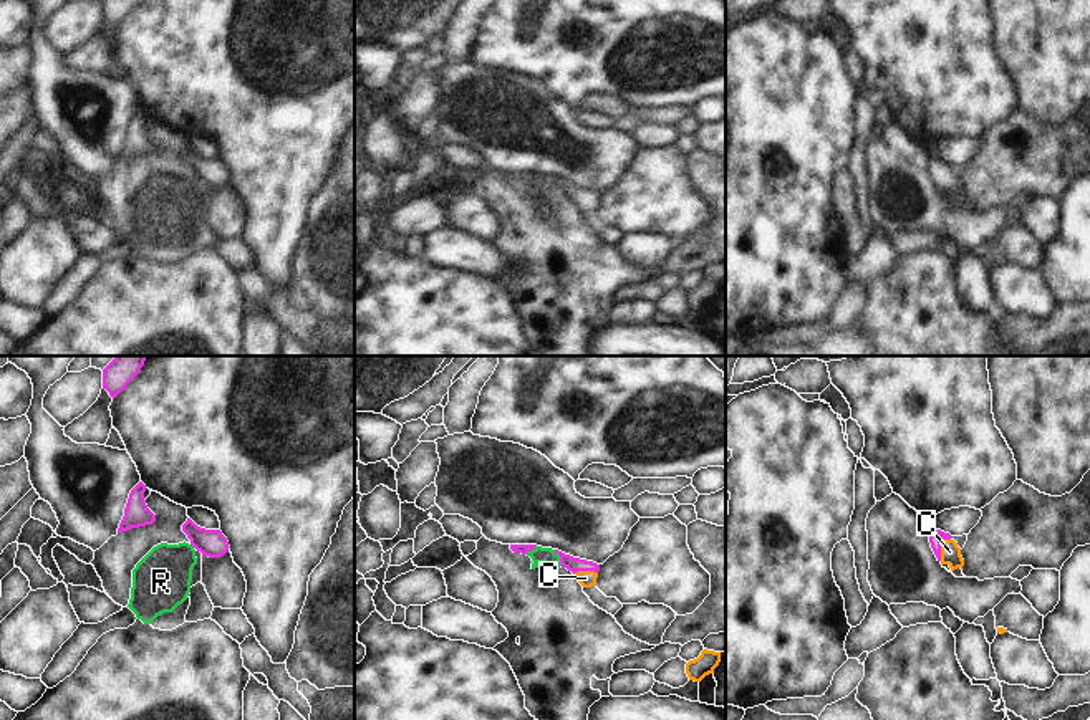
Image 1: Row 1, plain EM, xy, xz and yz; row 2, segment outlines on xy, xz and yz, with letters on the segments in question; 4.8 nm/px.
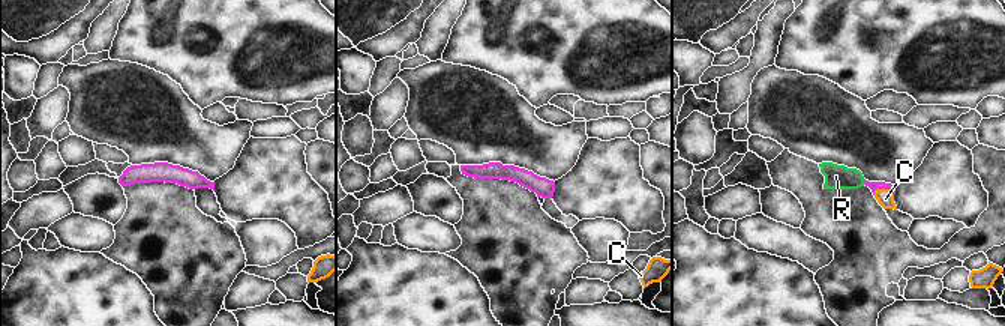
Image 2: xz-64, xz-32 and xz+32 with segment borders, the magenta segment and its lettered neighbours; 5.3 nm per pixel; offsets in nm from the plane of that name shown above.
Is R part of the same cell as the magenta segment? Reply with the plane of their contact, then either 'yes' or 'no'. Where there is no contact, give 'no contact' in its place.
meets magenta in xz; no

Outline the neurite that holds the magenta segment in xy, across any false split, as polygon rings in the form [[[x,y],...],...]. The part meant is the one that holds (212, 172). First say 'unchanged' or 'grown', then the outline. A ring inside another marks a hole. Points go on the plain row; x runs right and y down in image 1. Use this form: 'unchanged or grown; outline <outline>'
unchanged; outline [[[187,147],[182,154],[182,161],[191,169],[191,174],[202,182],[202,185],[220,187],[230,177],[220,159],[200,157],[191,147]]]

